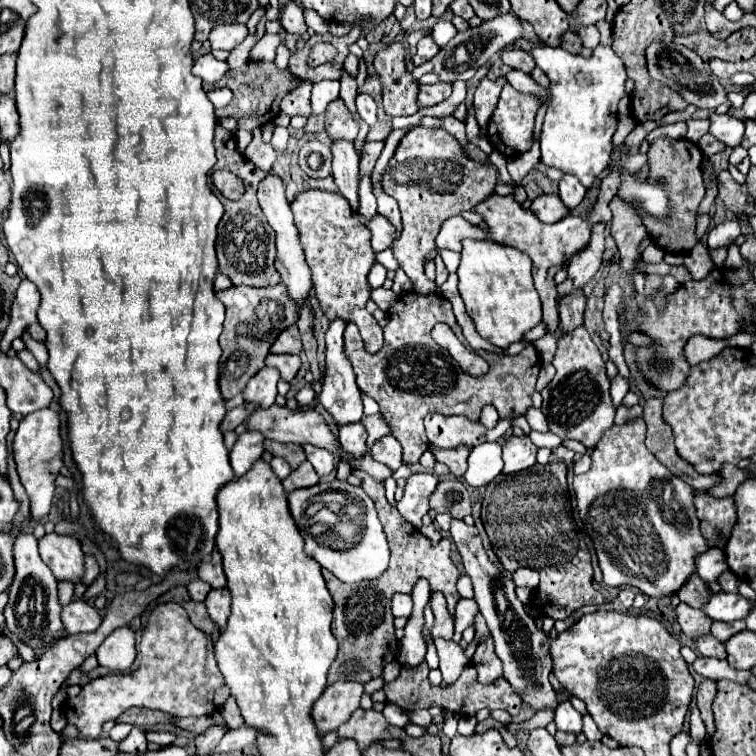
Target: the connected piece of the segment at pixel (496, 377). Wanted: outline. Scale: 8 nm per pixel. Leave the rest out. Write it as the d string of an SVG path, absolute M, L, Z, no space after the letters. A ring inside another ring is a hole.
M407 292L393 302L387 314L389 322L383 328L385 340L379 352L365 352L357 326L349 322L345 328L345 356L355 370L359 390L379 404L379 412L391 428L391 434L397 436L403 448L403 464L417 464L421 454L429 450L429 440L423 426L429 412L443 416L463 414L475 422L487 404L493 404L503 420L525 416L525 412L531 408L531 394L535 392L541 366L535 348L527 348L517 356L499 356L479 350L479 354L489 362L489 372L483 376L469 376L431 338L431 330L437 322L445 322L455 330L455 334L461 334L451 302L445 296L439 292L427 296Z

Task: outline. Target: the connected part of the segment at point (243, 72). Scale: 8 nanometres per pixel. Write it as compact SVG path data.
M249 60L245 66L231 70L229 76L225 76L225 80L221 80L221 86L229 88L233 92L233 100L229 102L229 106L219 110L217 116L231 116L231 118L237 120L239 128L245 128L245 130L251 132L253 128L259 128L259 126L271 122L279 114L279 102L299 82L301 80L297 76L289 74L289 70L277 70L273 62Z

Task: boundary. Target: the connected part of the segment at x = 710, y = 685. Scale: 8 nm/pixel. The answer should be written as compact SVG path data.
M705 680L705 682L697 688L697 694L695 694L695 702L697 702L697 708L699 708L699 712L701 712L701 718L703 718L703 722L705 722L707 736L713 734L713 712L711 712L713 692L715 692L715 682Z

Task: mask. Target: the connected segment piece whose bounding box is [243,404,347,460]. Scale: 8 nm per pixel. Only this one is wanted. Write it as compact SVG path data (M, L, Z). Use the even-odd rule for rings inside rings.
M273 404L271 408L265 408L265 410L255 410L245 422L247 430L257 430L261 432L265 438L269 440L275 440L275 442L295 442L295 444L313 444L317 448L325 448L329 450L333 456L337 456L339 460L345 460L347 452L343 450L343 446L339 444L337 436L333 434L333 430L329 428L329 424L325 422L325 418L317 412L317 410L301 410L301 412L295 412L291 408L281 408L277 404Z

